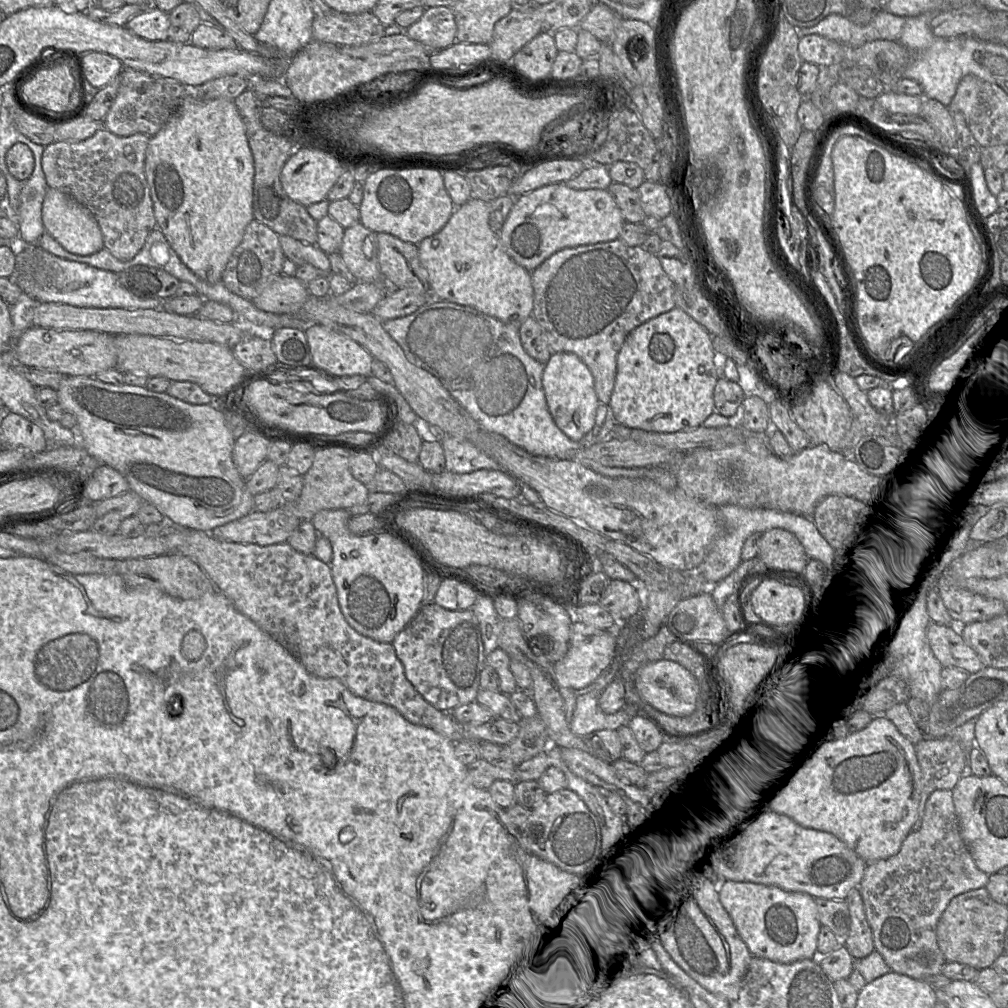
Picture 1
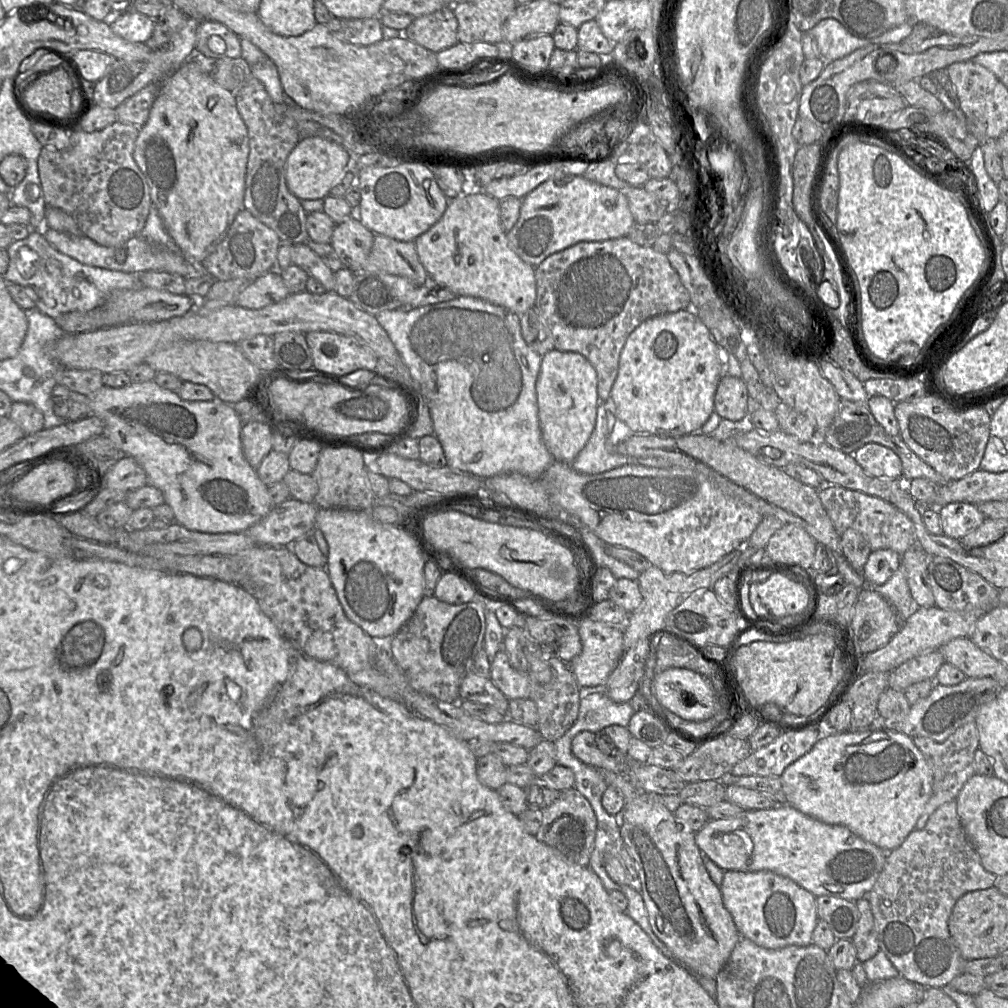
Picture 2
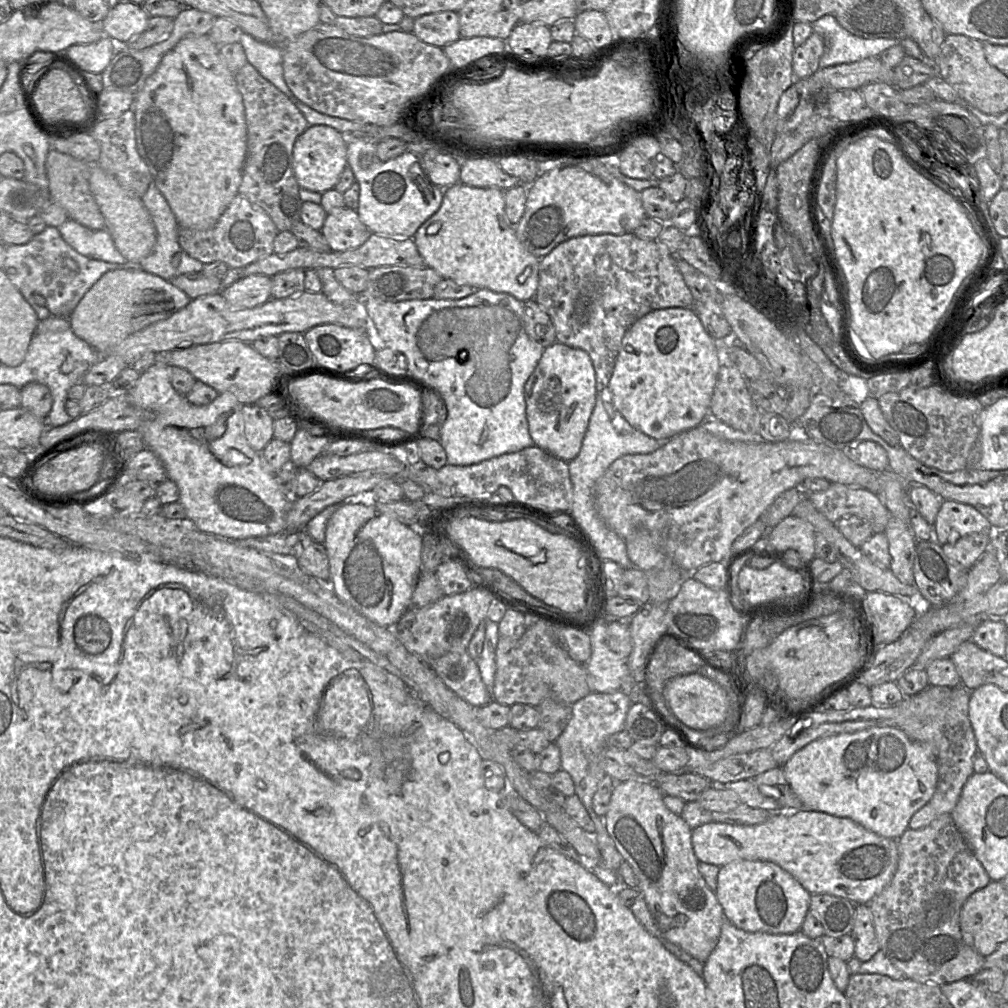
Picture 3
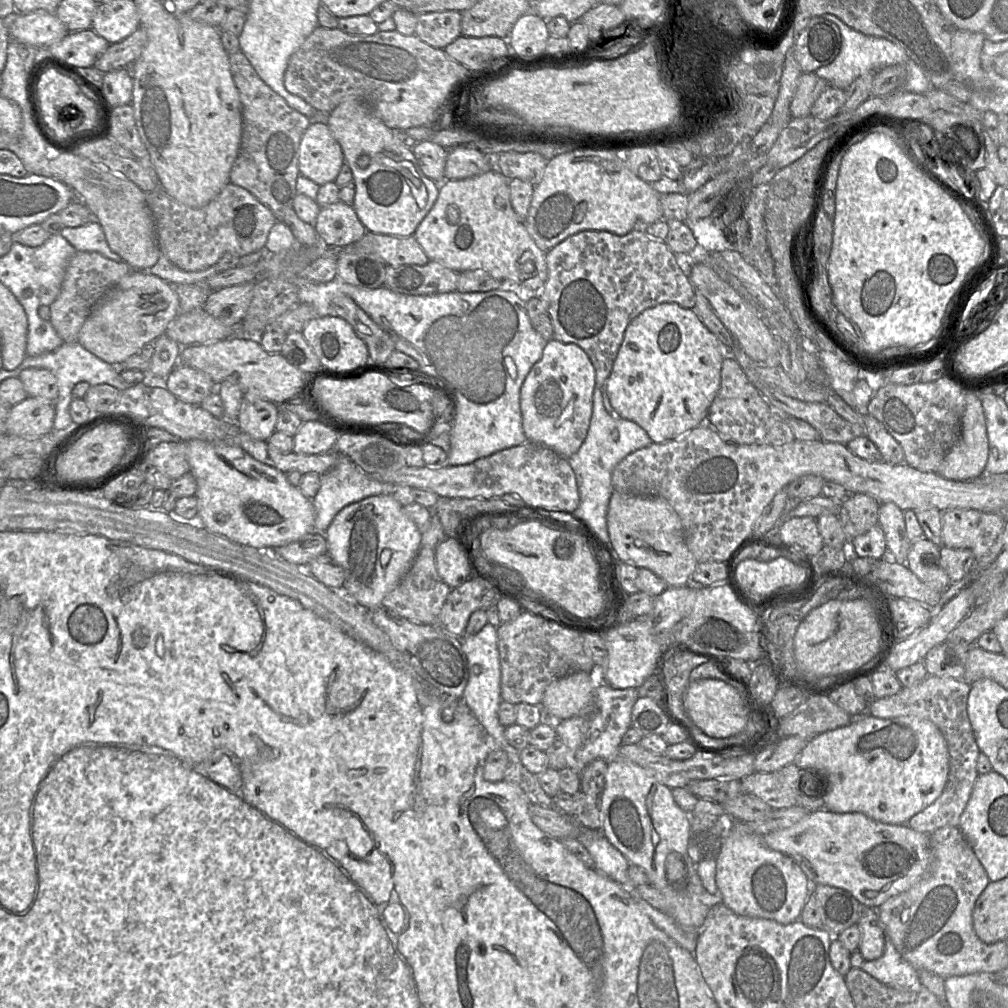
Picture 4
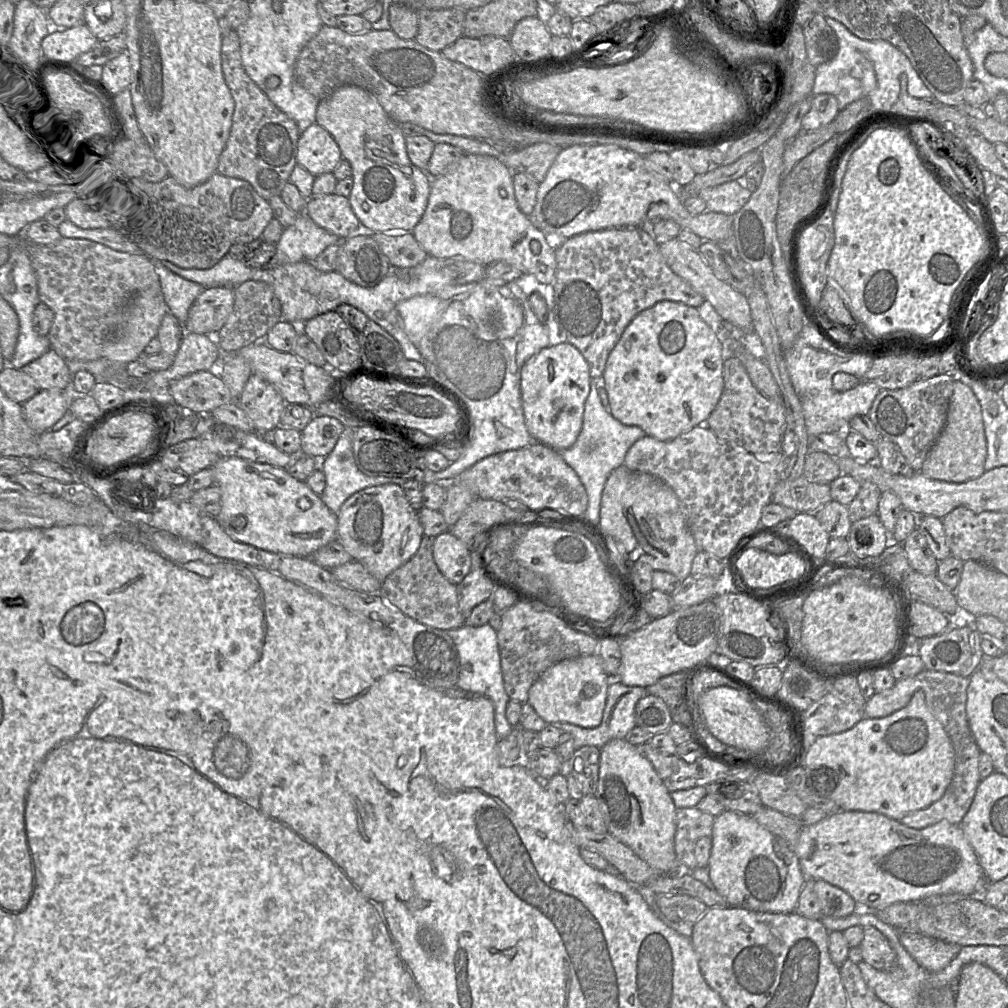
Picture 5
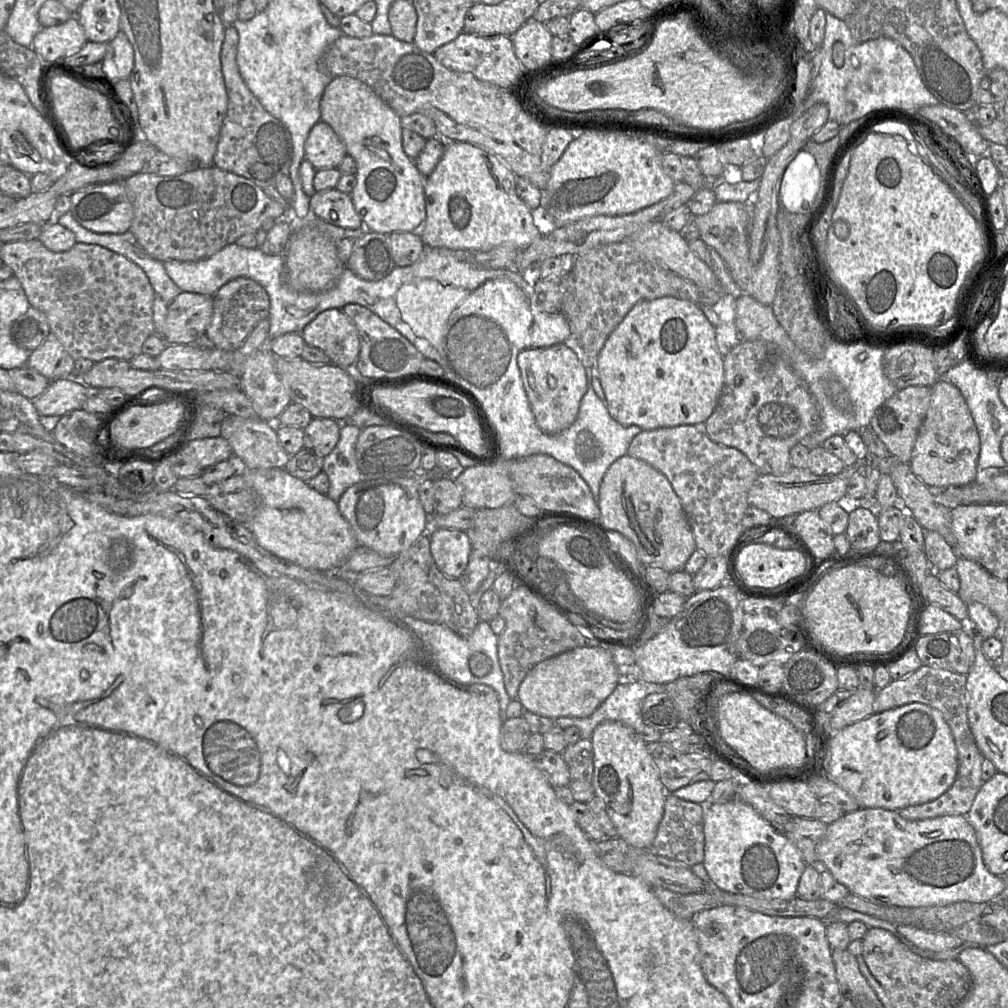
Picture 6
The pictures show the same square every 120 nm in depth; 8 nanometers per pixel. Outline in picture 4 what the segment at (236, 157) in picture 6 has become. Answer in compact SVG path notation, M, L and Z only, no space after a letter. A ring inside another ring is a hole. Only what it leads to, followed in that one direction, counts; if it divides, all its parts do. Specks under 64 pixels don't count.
M241 50L230 54L229 61L242 105L241 145L230 172L230 182L248 190L272 211L277 221L282 221L286 209L293 208L297 195L299 145L310 119L291 108L267 86Z

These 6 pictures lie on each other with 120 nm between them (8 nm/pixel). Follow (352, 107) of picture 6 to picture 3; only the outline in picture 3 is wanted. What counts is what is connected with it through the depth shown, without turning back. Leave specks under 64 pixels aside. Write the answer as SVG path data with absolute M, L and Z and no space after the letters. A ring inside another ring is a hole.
M346 136L347 163L359 184L356 212L371 233L383 237L413 238L417 229L439 210L444 189L430 180L419 159L411 152L380 161L376 156L377 143L367 137ZM364 154L373 156L373 163L368 168L360 165L360 158Z

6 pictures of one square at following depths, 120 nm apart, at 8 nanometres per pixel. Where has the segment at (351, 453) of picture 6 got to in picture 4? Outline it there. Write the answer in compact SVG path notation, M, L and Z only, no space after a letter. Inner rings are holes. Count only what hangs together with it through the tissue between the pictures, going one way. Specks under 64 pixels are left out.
M338 455L337 464L331 470L321 475L319 491L311 499L315 509L315 532L325 533L336 514L345 506L370 496L389 494L394 485L395 483L382 482L371 478L350 458L345 455Z

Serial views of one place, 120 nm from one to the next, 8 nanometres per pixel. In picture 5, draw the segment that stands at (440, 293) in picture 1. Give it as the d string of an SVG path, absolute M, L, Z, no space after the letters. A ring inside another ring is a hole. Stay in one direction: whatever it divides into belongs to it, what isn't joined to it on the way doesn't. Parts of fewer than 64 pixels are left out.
M463 154L445 174L431 177L428 204L412 234L429 256L468 260L482 265L506 261L523 274L535 275L543 284L552 284L555 279L555 248L547 243L545 233L519 208L515 197L513 172L496 157Z

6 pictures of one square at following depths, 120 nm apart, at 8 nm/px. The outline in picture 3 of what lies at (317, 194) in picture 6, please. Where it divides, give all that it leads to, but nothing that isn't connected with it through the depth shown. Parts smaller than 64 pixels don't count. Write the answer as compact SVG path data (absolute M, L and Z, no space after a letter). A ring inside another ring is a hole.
M343 207L327 214L320 231L331 251L347 251L360 247L371 235L360 221L356 210Z

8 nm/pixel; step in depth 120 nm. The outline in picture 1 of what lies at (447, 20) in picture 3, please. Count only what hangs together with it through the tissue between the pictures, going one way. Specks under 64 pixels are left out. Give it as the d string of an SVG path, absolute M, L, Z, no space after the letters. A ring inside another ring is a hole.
M451 7L425 8L421 18L405 29L406 34L431 50L441 50L456 42L457 26Z

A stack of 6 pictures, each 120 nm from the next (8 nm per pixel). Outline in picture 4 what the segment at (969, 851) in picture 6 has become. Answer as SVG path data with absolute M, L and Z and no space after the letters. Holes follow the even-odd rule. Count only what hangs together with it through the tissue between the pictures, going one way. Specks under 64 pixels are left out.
M823 808L820 810L809 812L809 814L807 814L803 819L801 819L799 822L797 822L796 824L794 824L789 828L784 828L766 834L761 838L763 843L769 848L791 857L802 869L802 871L806 875L811 885L823 884L823 885L829 885L832 887L840 888L850 893L864 907L868 907L872 909L877 909L889 898L896 896L911 888L914 884L916 884L920 879L922 879L927 874L931 863L929 834L919 833L917 831L914 831L907 824L893 825L893 824L881 823L869 818L863 813L858 813L858 812L835 813Z

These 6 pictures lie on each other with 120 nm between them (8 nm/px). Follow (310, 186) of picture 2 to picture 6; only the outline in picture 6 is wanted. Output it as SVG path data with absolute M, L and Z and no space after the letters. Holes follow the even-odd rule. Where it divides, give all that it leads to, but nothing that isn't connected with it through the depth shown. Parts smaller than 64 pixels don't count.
M320 120L310 130L304 145L305 158L316 170L338 168L346 147L332 127Z

